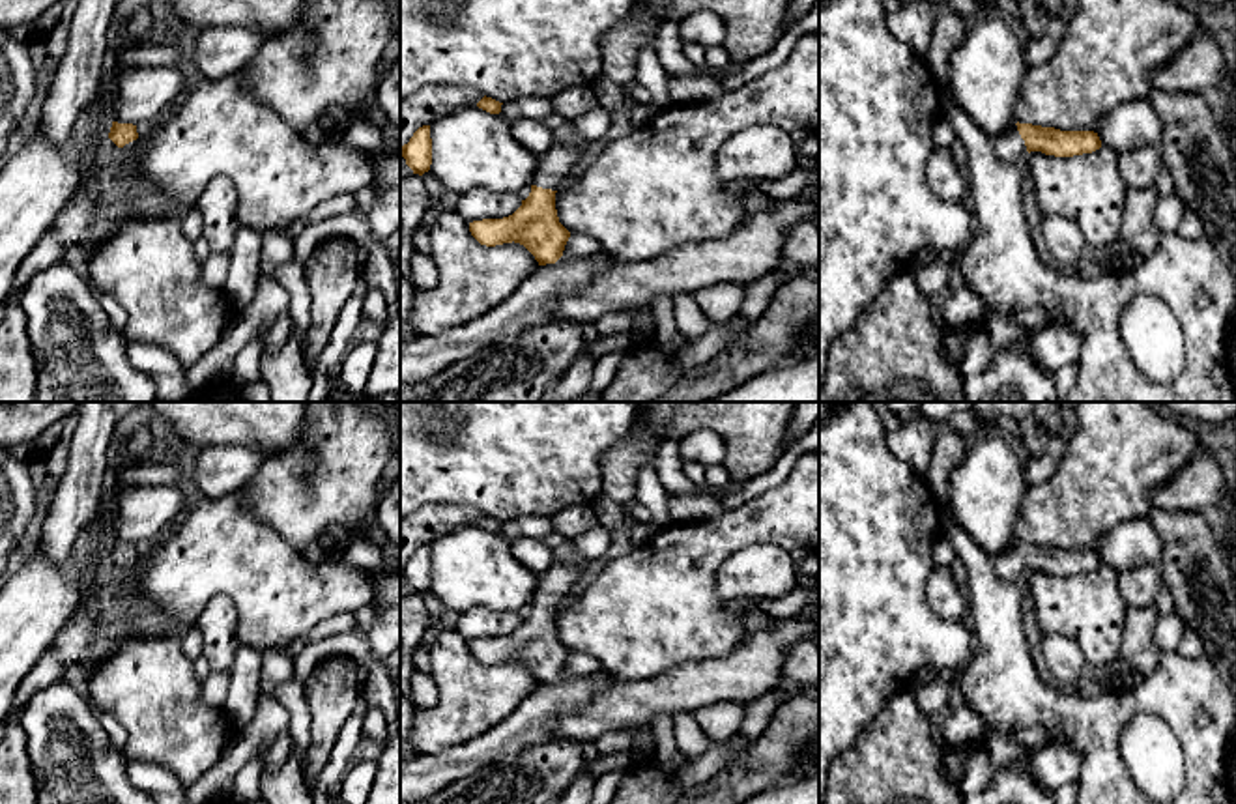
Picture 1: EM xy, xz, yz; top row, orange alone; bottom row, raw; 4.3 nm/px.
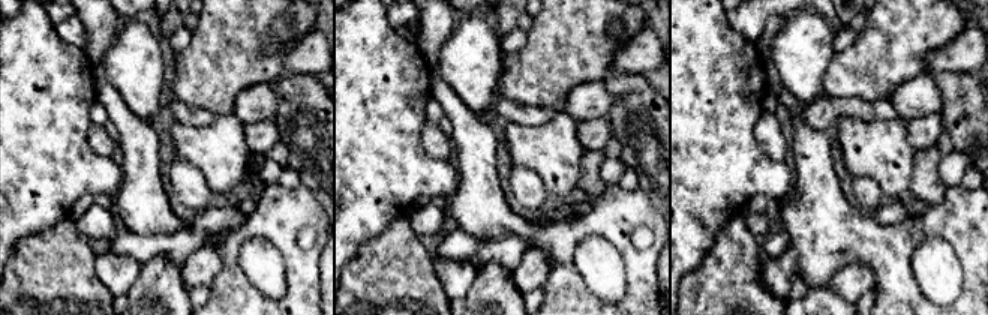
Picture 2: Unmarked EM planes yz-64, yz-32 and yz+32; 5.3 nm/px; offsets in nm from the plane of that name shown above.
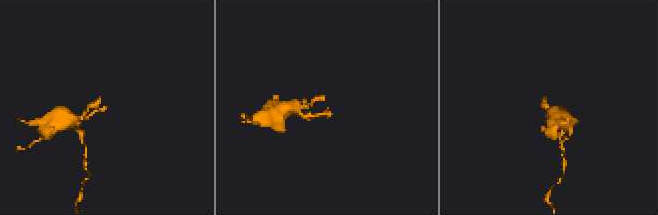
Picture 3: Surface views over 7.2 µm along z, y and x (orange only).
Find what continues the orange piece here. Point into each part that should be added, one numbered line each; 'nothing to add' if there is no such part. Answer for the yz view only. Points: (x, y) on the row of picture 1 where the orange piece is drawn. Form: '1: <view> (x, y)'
1: yz (1008, 146)

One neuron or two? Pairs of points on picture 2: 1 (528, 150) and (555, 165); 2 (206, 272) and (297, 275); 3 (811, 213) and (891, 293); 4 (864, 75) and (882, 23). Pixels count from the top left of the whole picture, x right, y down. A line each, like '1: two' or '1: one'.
1: one
2: two
3: one
4: one

